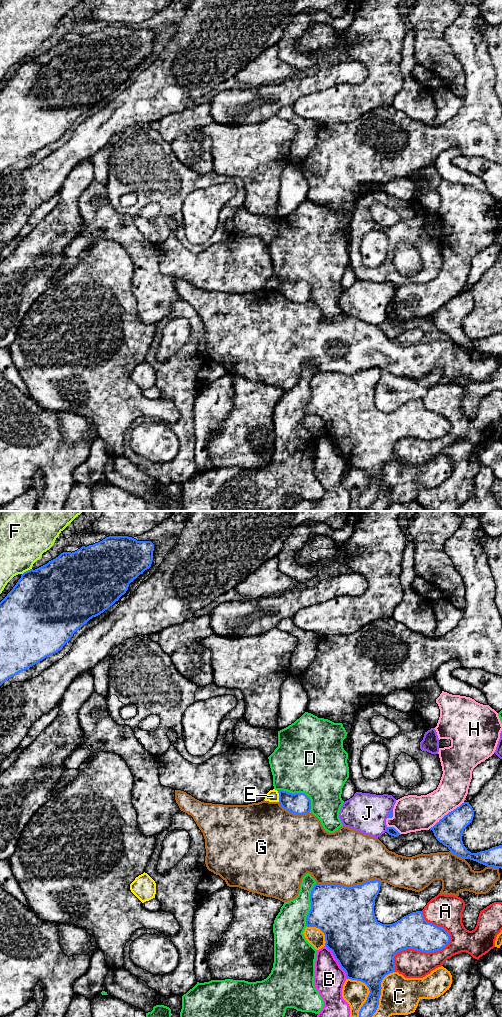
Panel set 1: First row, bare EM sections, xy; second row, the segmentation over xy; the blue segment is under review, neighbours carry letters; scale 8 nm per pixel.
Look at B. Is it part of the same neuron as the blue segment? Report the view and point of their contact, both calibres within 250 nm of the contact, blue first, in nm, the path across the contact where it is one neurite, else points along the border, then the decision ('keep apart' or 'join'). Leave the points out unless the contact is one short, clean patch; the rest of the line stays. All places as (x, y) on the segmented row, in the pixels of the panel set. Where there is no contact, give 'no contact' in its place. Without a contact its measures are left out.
contact xy (338, 962); calibres 480 and 240 nm; keep apart

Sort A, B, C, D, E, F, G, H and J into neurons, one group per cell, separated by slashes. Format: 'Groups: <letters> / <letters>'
Groups: A / B / C / D / E J / F / G / H

